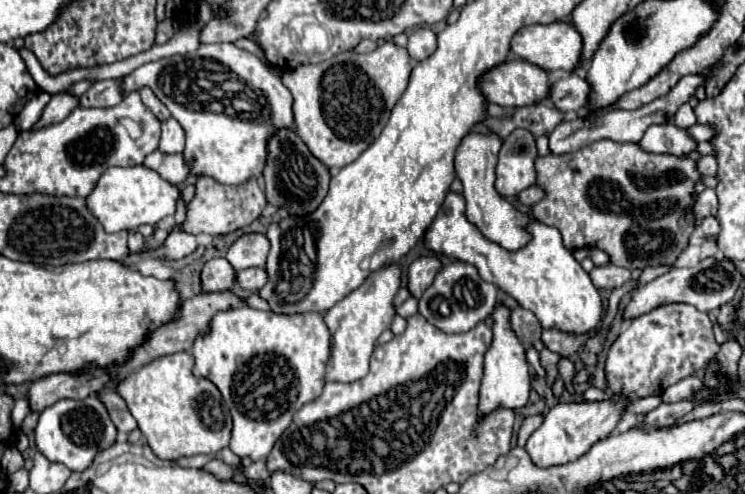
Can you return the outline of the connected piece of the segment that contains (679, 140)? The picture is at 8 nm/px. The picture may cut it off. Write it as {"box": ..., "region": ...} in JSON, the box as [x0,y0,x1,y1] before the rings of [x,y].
{"box":[639,122,697,154],"region":[[[665,122],[659,126],[651,126],[645,136],[639,140],[639,146],[645,152],[657,152],[657,154],[691,154],[697,148],[697,142],[689,136],[685,128],[675,126],[673,122]]]}

